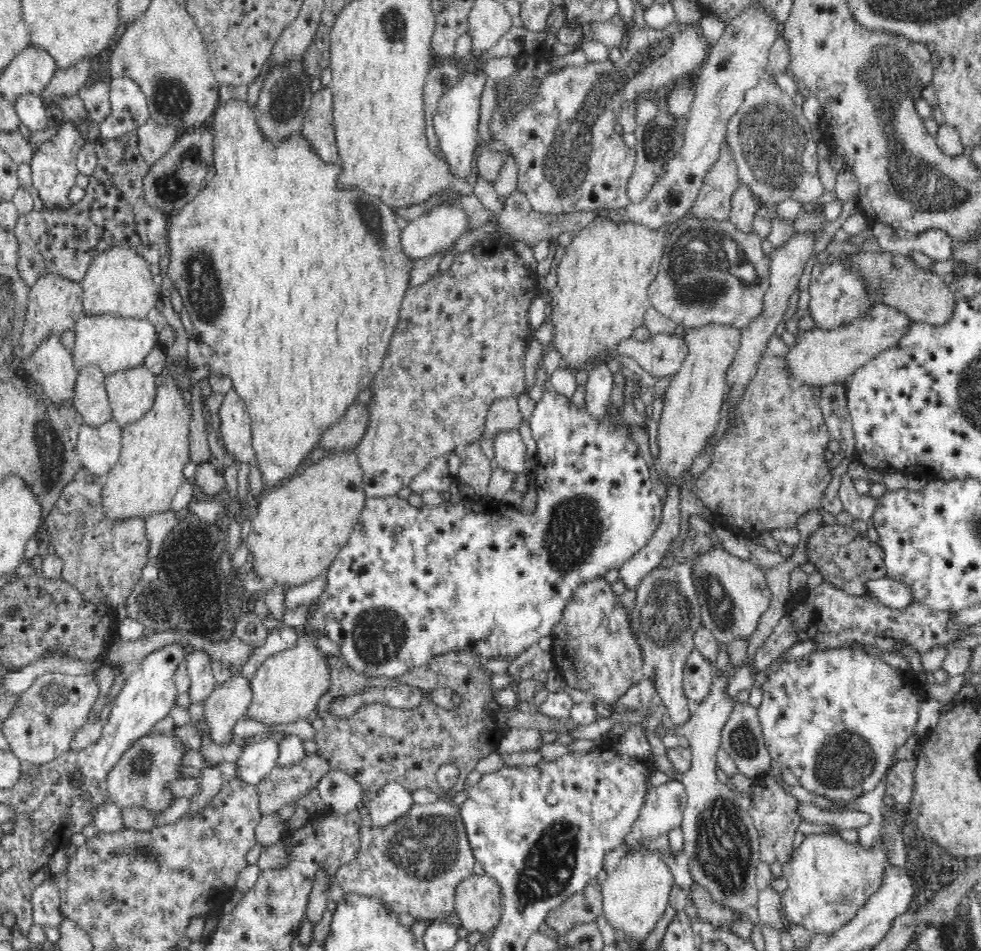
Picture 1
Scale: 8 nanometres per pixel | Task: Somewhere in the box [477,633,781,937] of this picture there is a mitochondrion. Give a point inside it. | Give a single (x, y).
(723, 845)

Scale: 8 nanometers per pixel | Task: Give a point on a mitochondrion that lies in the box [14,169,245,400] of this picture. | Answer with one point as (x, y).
(205, 291)

